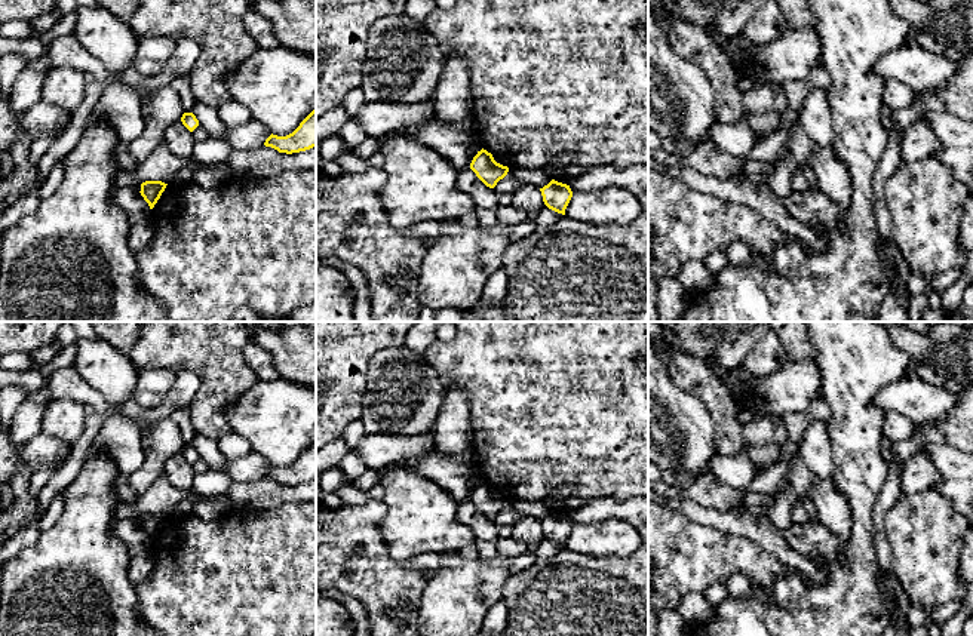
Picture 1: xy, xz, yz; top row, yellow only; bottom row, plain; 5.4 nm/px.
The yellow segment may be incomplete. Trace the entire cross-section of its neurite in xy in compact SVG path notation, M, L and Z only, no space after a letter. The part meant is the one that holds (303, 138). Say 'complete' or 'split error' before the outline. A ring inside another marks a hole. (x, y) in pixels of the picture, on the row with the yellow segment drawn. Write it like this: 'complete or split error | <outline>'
complete | M313 110L292 133L286 136L271 133L264 145L286 154L316 147L316 110Z

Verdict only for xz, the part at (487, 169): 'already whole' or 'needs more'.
already whole

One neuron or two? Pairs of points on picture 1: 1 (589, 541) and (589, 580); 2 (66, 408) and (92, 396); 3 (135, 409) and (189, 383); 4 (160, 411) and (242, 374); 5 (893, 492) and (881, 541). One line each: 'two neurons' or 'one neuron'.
1: two neurons
2: two neurons
3: one neuron
4: two neurons
5: one neuron

